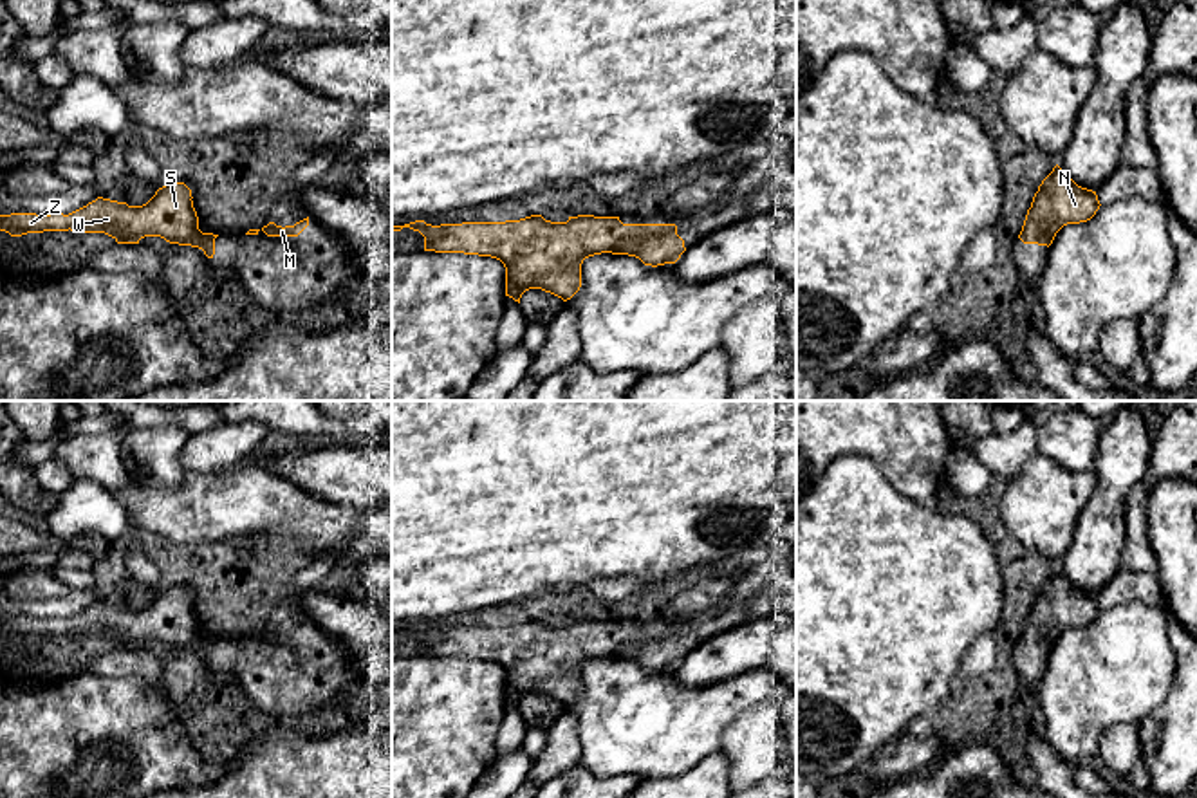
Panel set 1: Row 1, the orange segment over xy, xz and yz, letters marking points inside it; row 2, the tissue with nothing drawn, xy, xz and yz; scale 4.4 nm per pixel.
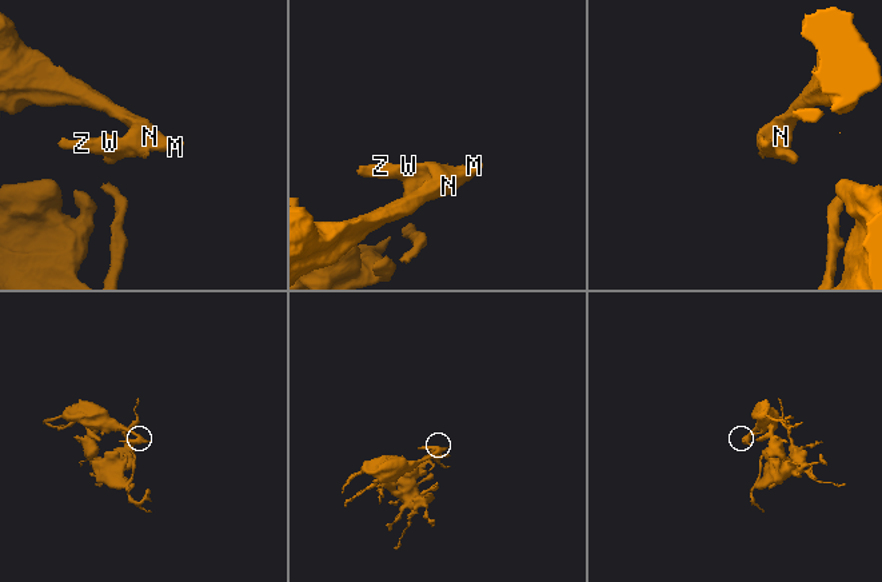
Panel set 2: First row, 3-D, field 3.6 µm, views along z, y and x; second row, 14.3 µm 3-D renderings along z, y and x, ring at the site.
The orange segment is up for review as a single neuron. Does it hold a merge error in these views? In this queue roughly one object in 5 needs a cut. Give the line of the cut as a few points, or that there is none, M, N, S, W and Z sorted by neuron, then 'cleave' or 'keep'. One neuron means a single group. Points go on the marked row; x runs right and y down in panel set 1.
no cut | M N S W Z | keep

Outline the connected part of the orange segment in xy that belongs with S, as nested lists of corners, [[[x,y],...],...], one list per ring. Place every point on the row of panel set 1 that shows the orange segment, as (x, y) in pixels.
[[[170,182],[159,188],[143,206],[97,197],[69,215],[0,215],[0,231],[11,237],[69,229],[76,233],[105,233],[117,244],[139,244],[144,237],[161,237],[170,244],[199,247],[208,258],[213,258],[218,235],[199,229],[199,217],[191,199],[191,190],[184,182]]]

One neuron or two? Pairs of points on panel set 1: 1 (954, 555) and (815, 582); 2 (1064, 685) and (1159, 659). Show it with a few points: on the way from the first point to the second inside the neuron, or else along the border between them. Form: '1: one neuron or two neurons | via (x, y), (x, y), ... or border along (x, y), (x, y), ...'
1: one neuron | via (919, 582), (849, 582)
2: one neuron | via (1087, 685), (1098, 676), (1136, 661)

